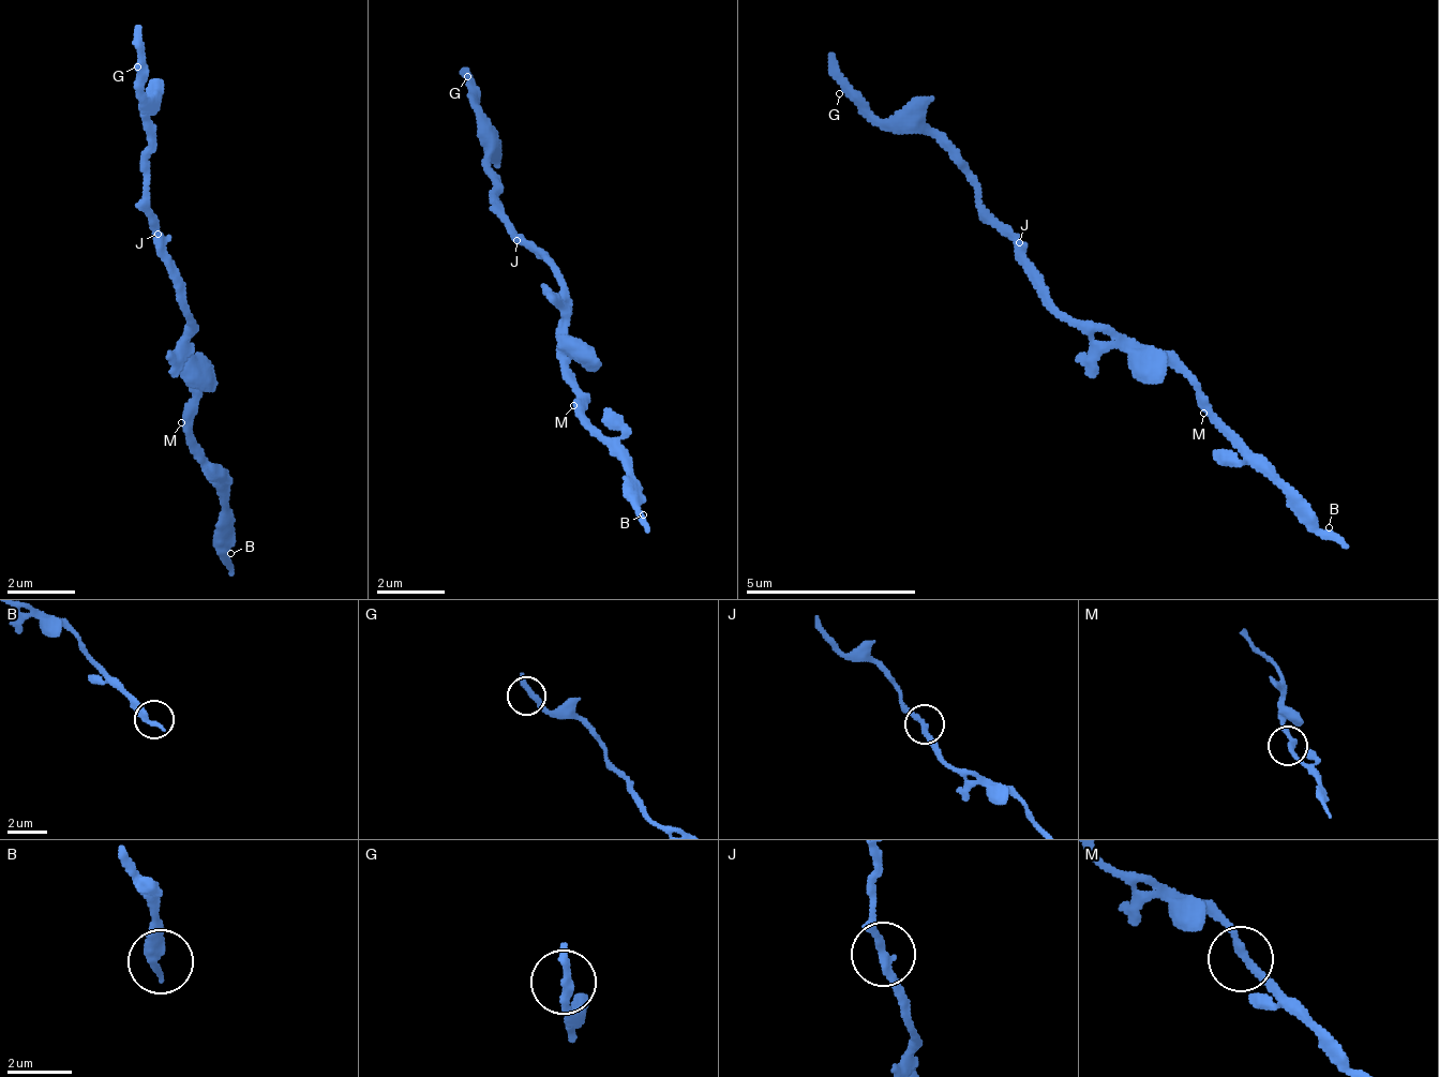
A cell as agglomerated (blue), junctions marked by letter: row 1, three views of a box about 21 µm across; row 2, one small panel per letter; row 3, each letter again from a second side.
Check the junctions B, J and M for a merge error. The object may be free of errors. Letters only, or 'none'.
none

